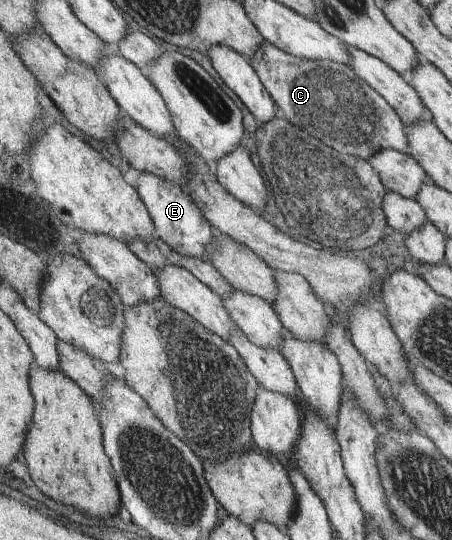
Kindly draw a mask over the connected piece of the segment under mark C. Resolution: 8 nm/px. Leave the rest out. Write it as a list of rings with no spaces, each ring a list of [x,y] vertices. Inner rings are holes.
[[[267,40],[249,61],[271,90],[284,116],[340,153],[354,154],[365,160],[381,149],[410,154],[406,125],[398,111],[349,65],[302,59]]]

